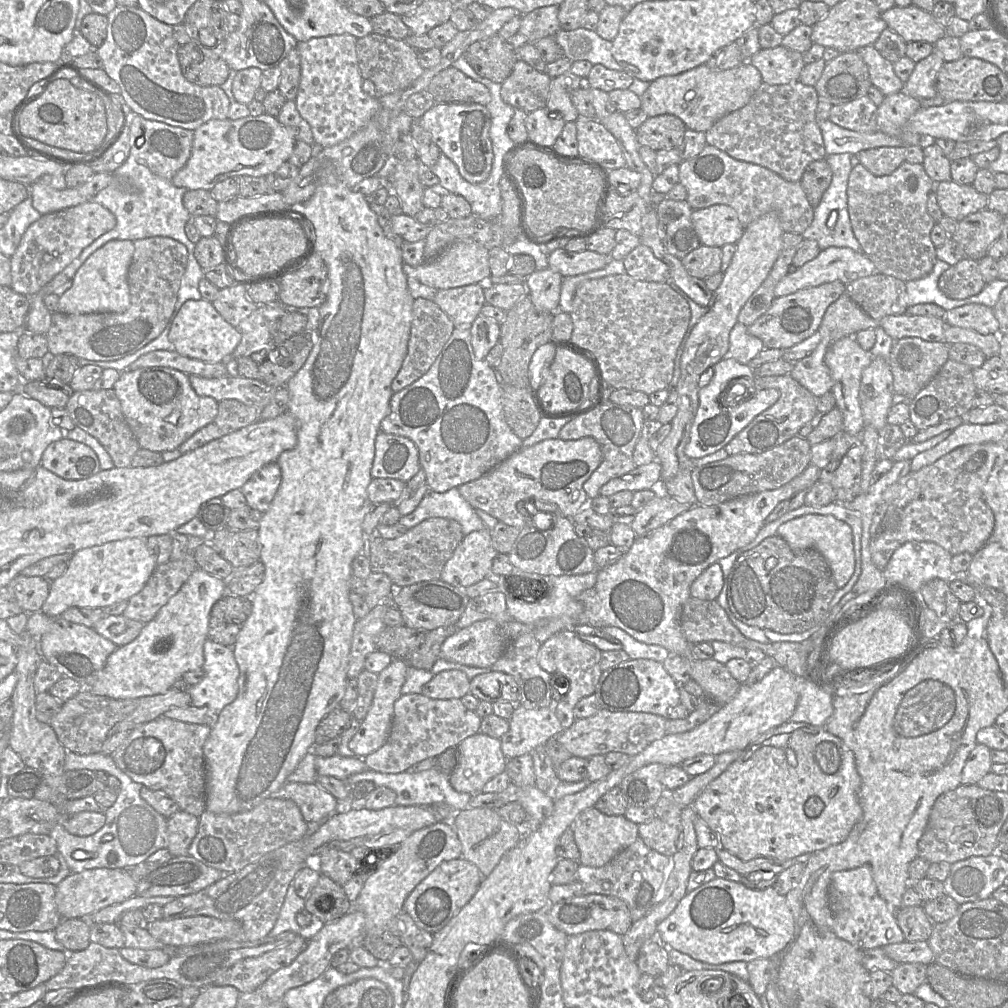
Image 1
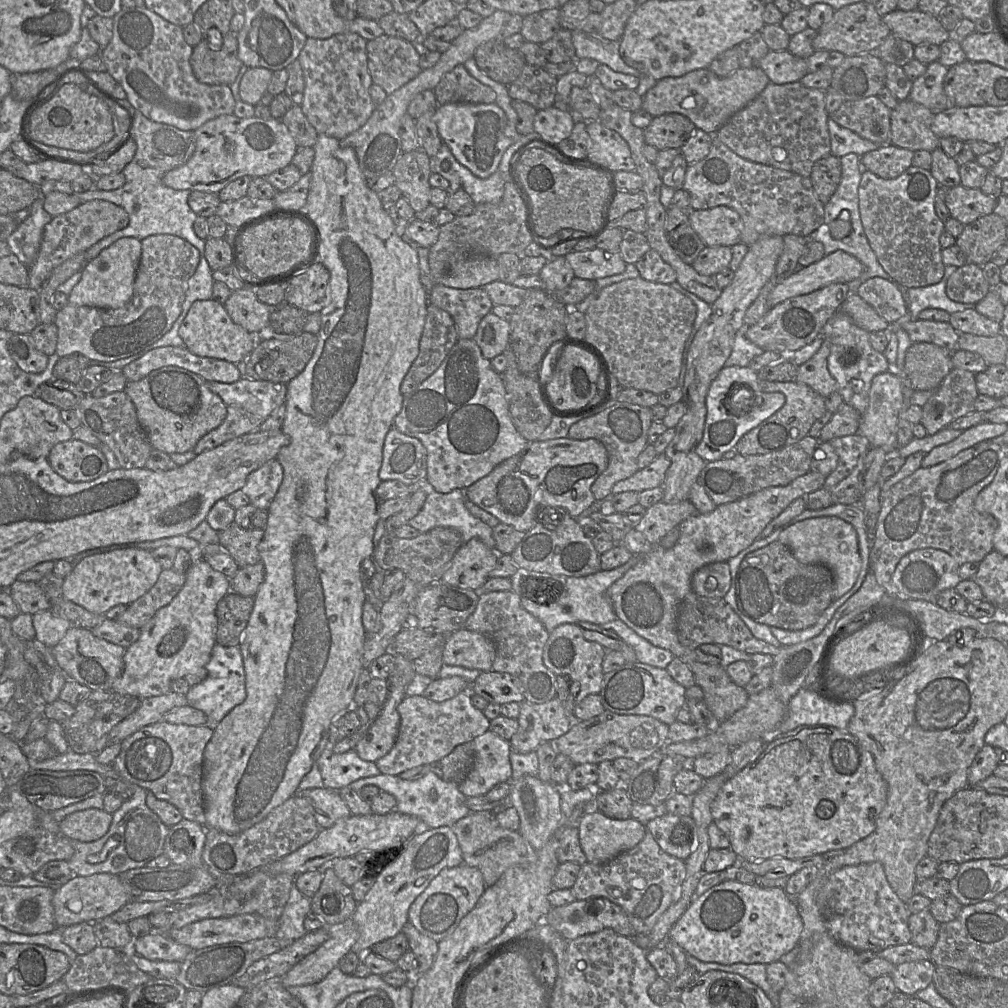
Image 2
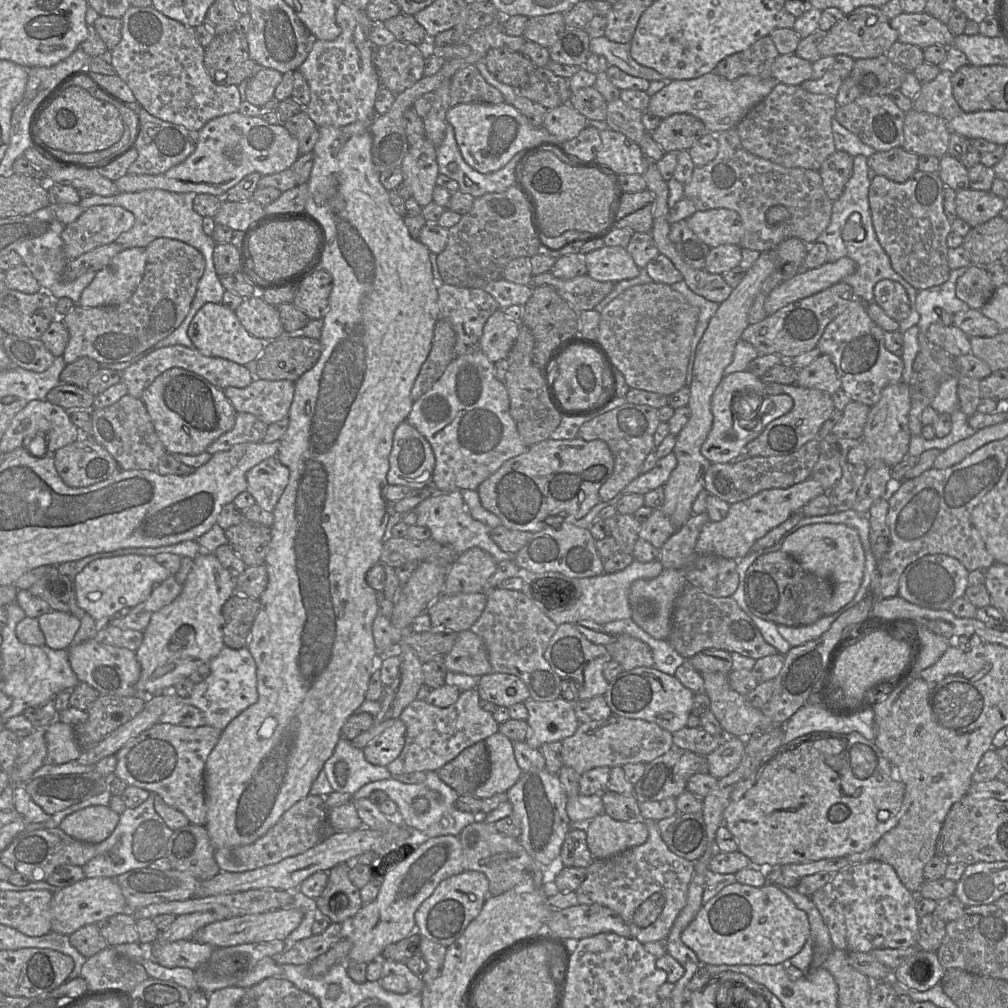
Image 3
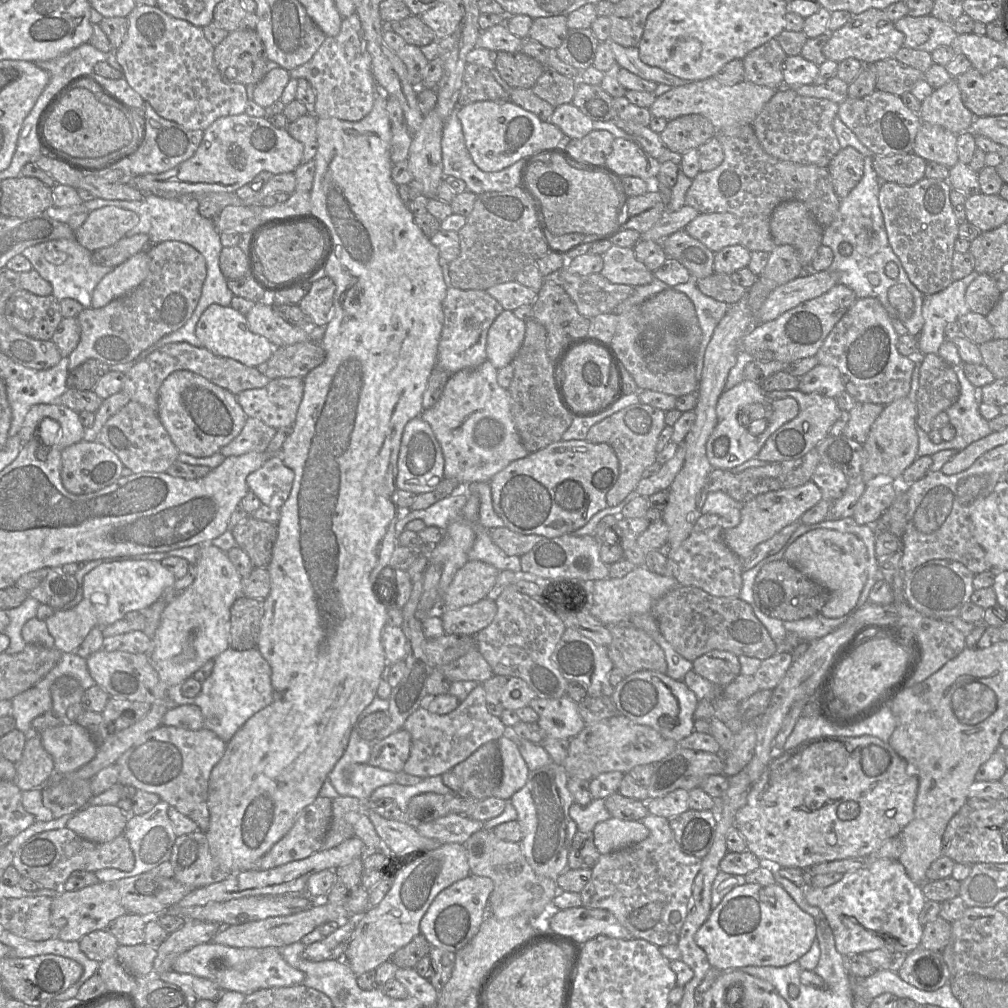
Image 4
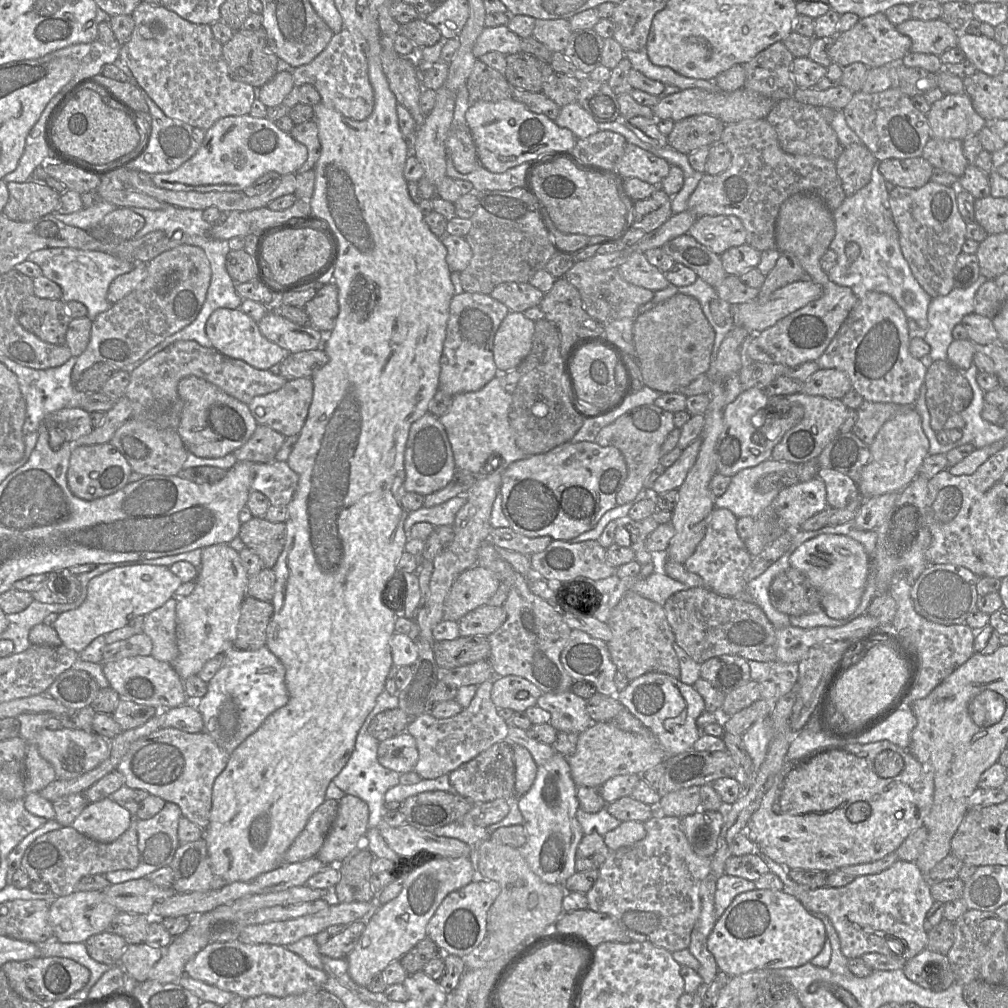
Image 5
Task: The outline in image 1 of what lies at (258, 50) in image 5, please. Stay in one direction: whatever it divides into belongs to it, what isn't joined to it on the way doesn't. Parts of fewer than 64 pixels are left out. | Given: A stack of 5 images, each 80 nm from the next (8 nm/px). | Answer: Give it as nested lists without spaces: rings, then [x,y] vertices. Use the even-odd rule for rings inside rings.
[[[225,40],[216,46],[204,46],[190,42],[179,47],[177,56],[183,76],[199,86],[220,86],[230,74],[223,59]]]

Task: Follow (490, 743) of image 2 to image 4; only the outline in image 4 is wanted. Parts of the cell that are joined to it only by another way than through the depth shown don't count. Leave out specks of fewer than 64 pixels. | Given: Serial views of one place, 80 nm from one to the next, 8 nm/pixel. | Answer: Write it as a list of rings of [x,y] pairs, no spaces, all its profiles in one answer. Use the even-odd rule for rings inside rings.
[[[503,735],[497,743],[502,758],[502,779],[491,797],[508,802],[526,784],[530,770],[512,740]]]

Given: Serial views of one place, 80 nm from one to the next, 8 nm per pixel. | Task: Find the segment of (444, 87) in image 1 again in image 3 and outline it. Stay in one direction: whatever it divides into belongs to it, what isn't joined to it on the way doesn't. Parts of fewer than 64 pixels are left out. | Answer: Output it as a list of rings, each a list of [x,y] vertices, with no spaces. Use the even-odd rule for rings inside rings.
[[[468,65],[450,78],[450,107],[462,103],[501,104],[503,95],[488,84],[475,65]]]

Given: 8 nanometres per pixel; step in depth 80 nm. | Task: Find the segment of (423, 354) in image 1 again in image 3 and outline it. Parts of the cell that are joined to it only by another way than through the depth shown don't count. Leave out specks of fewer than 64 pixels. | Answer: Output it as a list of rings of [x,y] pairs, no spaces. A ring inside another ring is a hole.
[[[440,318],[434,327],[431,350],[422,364],[411,389],[413,401],[419,399],[442,376],[455,358],[456,334],[450,323]]]

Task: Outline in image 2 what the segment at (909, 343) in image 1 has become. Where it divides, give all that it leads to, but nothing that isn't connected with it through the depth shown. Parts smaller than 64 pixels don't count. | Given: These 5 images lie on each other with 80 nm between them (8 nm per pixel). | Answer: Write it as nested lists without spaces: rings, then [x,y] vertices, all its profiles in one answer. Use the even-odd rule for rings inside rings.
[[[914,342],[904,360],[904,377],[915,391],[935,391],[953,369],[951,352],[932,343]]]

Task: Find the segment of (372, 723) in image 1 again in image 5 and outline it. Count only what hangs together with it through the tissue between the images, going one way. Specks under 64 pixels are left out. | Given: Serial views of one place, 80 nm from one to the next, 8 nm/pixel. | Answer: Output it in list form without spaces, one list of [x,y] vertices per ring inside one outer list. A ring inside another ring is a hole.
[[[407,732],[379,742],[378,762],[399,774],[414,772],[418,757],[415,738]]]

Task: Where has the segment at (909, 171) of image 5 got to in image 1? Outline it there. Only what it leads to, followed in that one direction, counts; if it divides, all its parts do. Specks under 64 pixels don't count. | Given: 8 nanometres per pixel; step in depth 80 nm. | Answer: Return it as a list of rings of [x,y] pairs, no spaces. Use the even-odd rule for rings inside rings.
[[[906,147],[872,148],[860,151],[855,156],[874,176],[887,176],[905,161]]]

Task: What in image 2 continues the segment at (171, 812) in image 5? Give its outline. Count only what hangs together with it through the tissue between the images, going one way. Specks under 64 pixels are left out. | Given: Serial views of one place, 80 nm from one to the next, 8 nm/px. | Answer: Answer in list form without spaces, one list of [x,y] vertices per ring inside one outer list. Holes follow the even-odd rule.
[[[132,784],[132,787],[133,796],[112,813],[113,819],[104,837],[93,842],[81,842],[69,838],[75,852],[68,863],[75,875],[83,877],[97,873],[119,875],[130,869],[145,867],[150,860],[164,853],[169,827],[147,806],[148,790],[135,784]],[[116,857],[122,858],[120,865],[114,864]]]

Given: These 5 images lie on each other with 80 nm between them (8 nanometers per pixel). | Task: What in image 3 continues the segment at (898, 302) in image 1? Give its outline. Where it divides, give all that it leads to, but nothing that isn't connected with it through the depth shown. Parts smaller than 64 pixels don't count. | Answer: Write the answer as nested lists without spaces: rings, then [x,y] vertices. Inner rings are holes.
[[[878,281],[873,290],[874,301],[892,319],[900,322],[911,313],[910,301],[904,287],[894,281]]]

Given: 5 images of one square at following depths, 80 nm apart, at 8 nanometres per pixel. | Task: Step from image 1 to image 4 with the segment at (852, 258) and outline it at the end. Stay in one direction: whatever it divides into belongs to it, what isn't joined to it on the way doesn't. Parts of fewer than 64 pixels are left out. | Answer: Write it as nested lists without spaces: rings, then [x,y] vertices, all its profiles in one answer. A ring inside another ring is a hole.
[[[805,270],[797,278],[777,287],[766,298],[759,310],[758,322],[765,323],[798,305],[829,291],[836,282],[836,274]]]

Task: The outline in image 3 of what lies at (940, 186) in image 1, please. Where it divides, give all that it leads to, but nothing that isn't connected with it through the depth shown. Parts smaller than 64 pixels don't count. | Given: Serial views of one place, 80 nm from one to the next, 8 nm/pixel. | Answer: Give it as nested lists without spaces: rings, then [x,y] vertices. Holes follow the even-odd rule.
[[[971,188],[955,191],[956,215],[971,227],[999,216],[1007,201],[990,191]]]

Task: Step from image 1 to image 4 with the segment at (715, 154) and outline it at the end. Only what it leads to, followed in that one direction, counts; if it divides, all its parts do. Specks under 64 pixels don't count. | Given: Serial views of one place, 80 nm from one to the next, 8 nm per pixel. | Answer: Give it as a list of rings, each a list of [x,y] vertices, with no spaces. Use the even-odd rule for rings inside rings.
[[[751,124],[721,128],[717,130],[715,137],[722,146],[724,159],[716,168],[700,171],[692,179],[692,184],[685,196],[686,205],[693,207],[701,214],[729,212],[736,215],[742,224],[739,245],[749,251],[770,253],[777,246],[771,235],[770,216],[773,209],[785,201],[798,200],[803,202],[823,228],[830,225],[837,213],[841,199],[835,193],[827,167],[783,161],[767,154]]]

